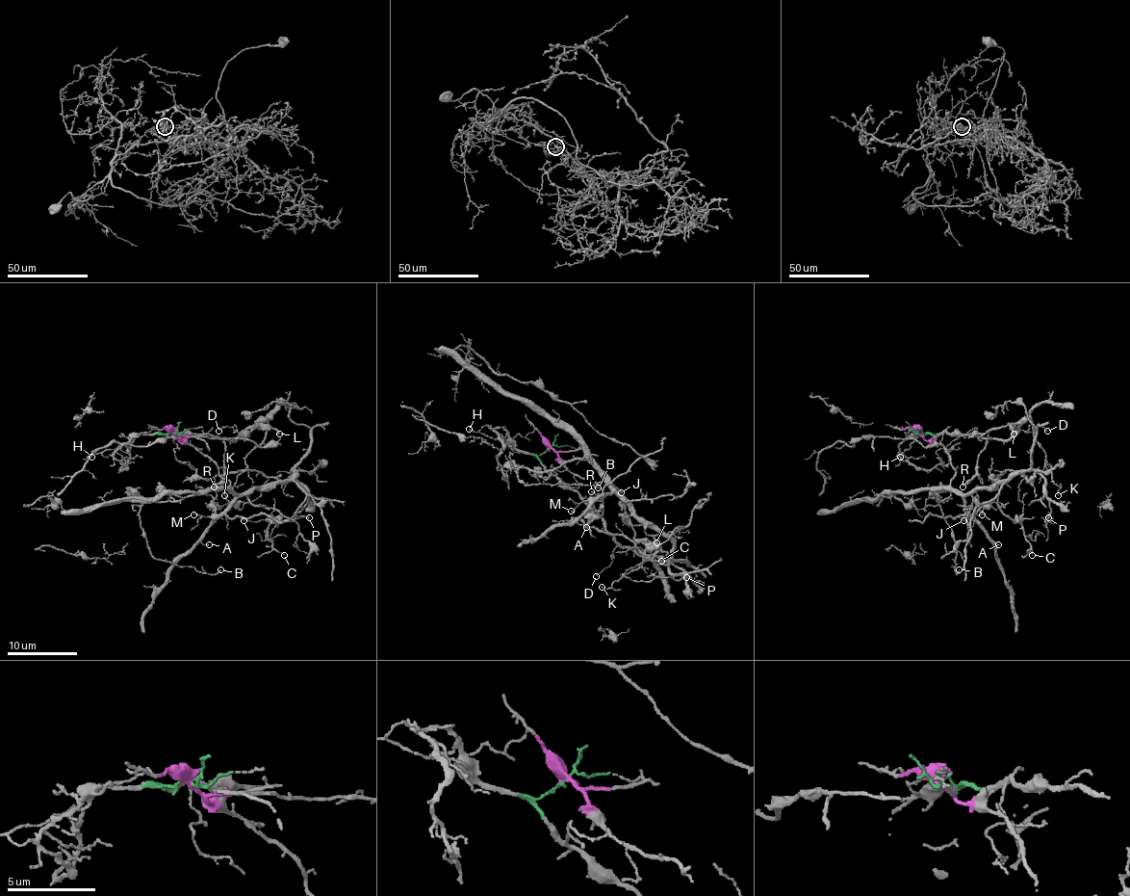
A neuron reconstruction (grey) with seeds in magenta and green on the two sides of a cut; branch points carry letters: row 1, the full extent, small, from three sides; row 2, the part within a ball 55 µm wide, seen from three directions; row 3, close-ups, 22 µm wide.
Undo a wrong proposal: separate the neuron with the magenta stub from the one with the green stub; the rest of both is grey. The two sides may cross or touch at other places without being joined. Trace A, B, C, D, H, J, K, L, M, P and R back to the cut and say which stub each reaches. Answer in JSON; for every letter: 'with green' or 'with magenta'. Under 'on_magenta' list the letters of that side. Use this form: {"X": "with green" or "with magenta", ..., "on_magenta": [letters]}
{"A": "with magenta", "B": "with magenta", "C": "with magenta", "D": "with green", "H": "with green", "J": "with magenta", "K": "with green", "L": "with green", "M": "with magenta", "P": "with magenta", "R": "with green", "on_magenta": ["A", "B", "C", "J", "M", "P"]}

